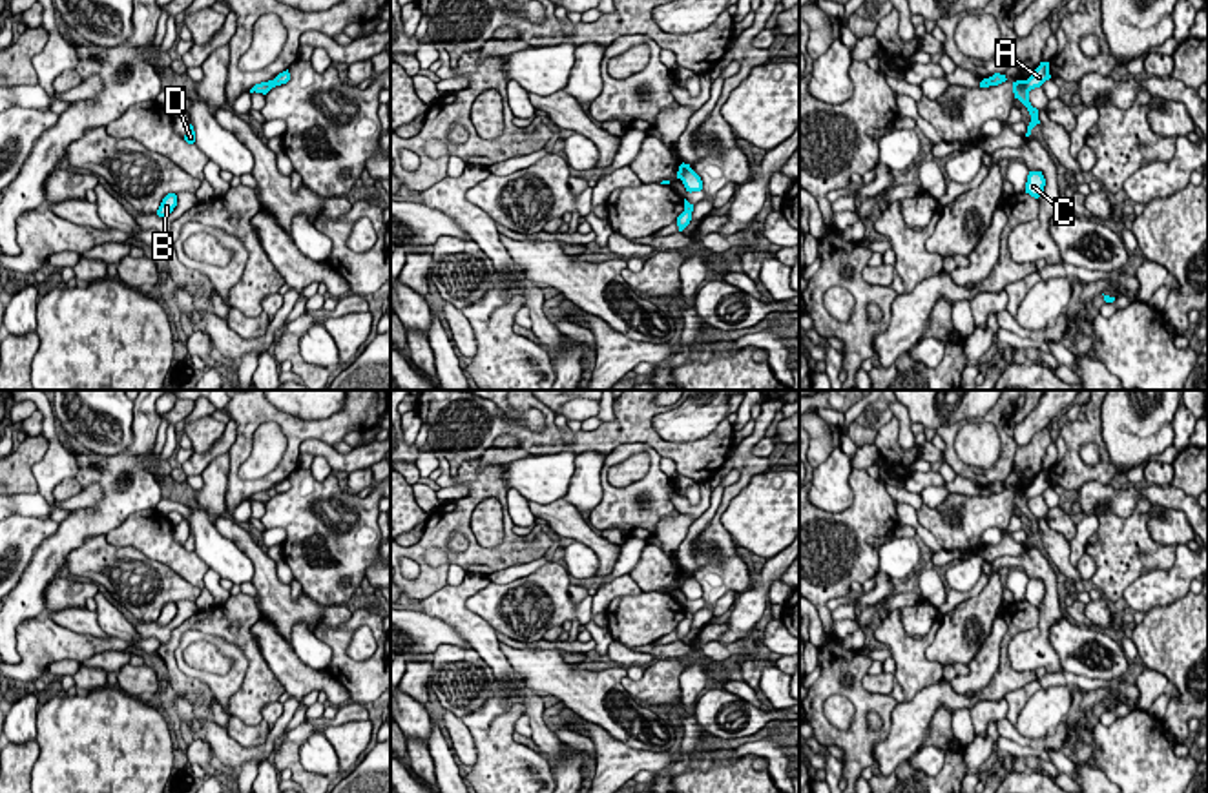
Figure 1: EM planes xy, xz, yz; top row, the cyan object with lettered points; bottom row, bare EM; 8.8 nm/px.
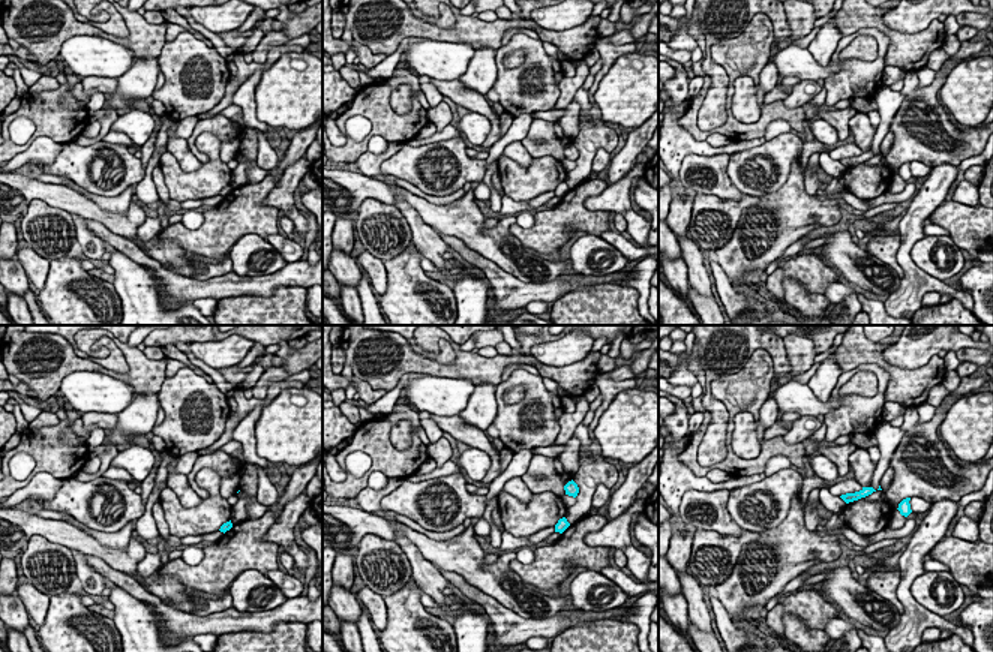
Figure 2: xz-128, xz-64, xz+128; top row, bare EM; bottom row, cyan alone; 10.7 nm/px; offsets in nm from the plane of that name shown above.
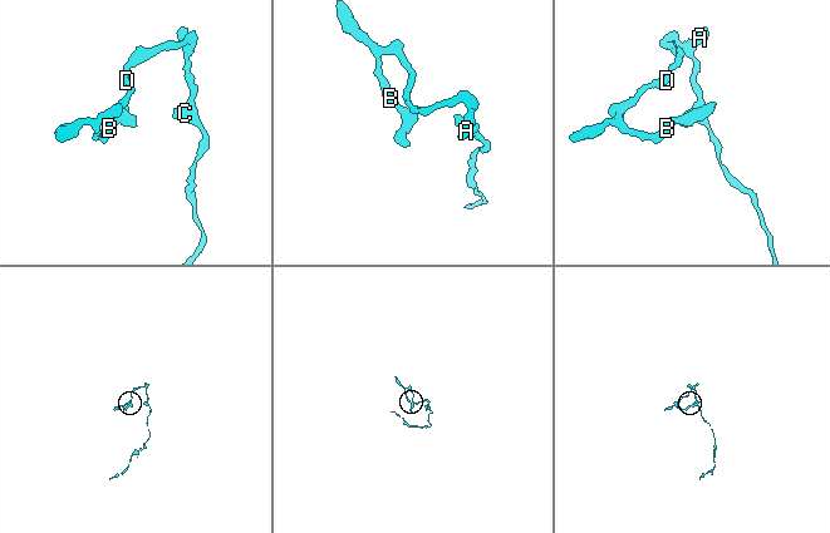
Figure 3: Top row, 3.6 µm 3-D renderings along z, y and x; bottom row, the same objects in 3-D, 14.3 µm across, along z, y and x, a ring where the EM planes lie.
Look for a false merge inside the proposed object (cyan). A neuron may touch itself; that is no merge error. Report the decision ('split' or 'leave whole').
split

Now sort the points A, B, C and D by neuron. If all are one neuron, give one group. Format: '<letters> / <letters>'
A C / B D

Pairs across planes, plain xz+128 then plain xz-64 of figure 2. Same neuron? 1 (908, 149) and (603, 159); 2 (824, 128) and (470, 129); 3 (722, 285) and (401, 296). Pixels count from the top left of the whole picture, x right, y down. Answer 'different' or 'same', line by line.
1: different
2: same
3: different

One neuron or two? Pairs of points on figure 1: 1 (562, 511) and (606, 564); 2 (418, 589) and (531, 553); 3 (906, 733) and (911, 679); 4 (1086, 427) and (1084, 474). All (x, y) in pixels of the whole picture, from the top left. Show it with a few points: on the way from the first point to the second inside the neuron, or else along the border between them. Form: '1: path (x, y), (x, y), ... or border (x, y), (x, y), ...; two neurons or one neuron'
1: path (575, 524), (603, 551); one neuron
2: path (446, 566), (451, 560), (493, 560), (504, 556); one neuron
3: border (942, 679), (924, 686), (906, 700); two neurons
4: path (1075, 438), (1073, 463); one neuron

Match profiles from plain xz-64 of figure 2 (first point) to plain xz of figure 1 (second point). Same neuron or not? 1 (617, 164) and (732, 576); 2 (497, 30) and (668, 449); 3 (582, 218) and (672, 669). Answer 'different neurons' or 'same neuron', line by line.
1: different neurons
2: same neuron
3: same neuron

